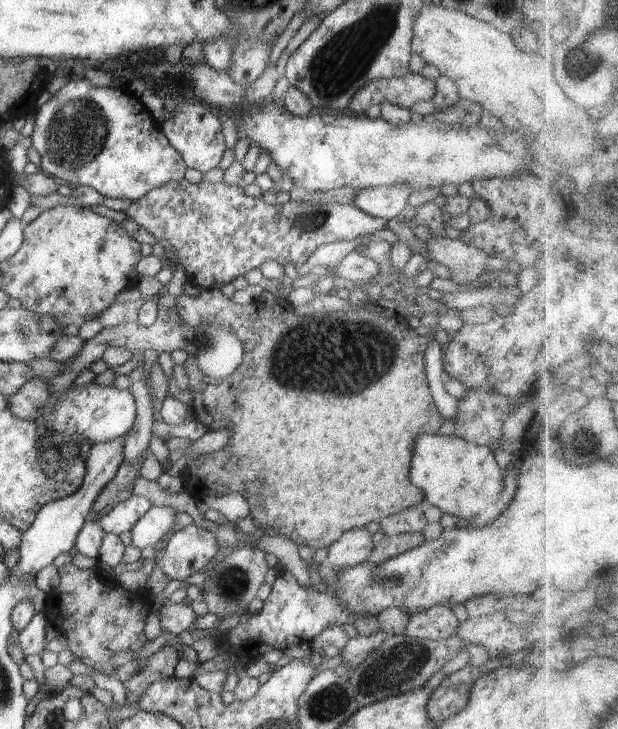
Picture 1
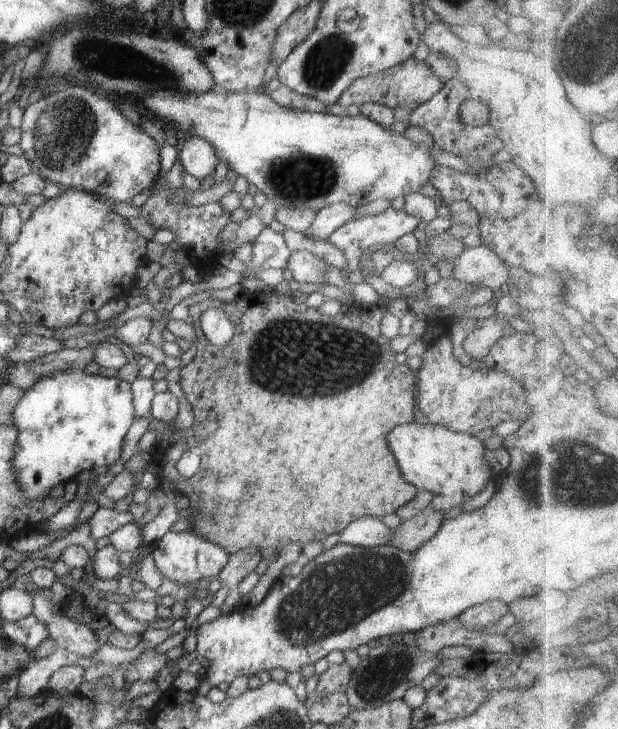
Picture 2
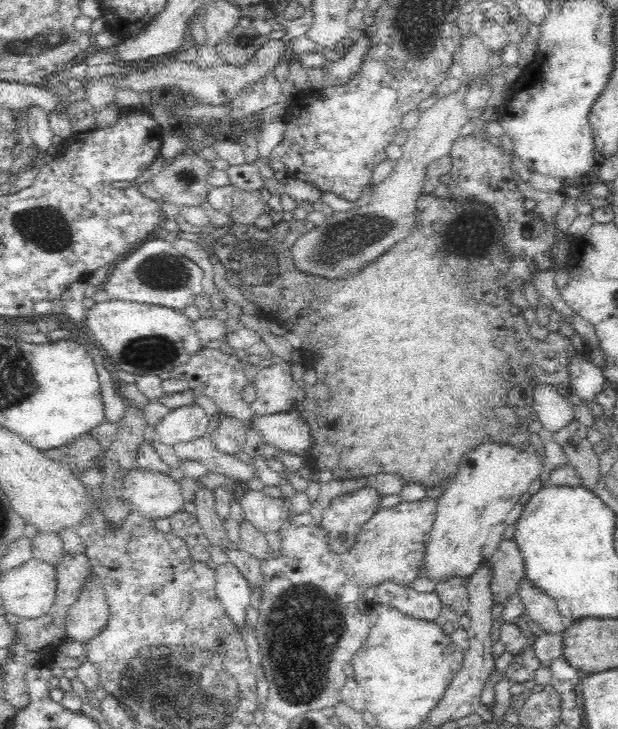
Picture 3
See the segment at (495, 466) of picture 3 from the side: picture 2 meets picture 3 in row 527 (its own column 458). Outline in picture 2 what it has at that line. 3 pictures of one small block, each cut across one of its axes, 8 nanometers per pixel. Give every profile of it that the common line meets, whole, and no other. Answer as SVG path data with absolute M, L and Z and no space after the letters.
M432 423L400 424L388 432L388 444L396 456L396 462L406 482L417 489L439 494L464 494L472 498L486 488L492 474L486 461L486 450L477 437L456 432Z

